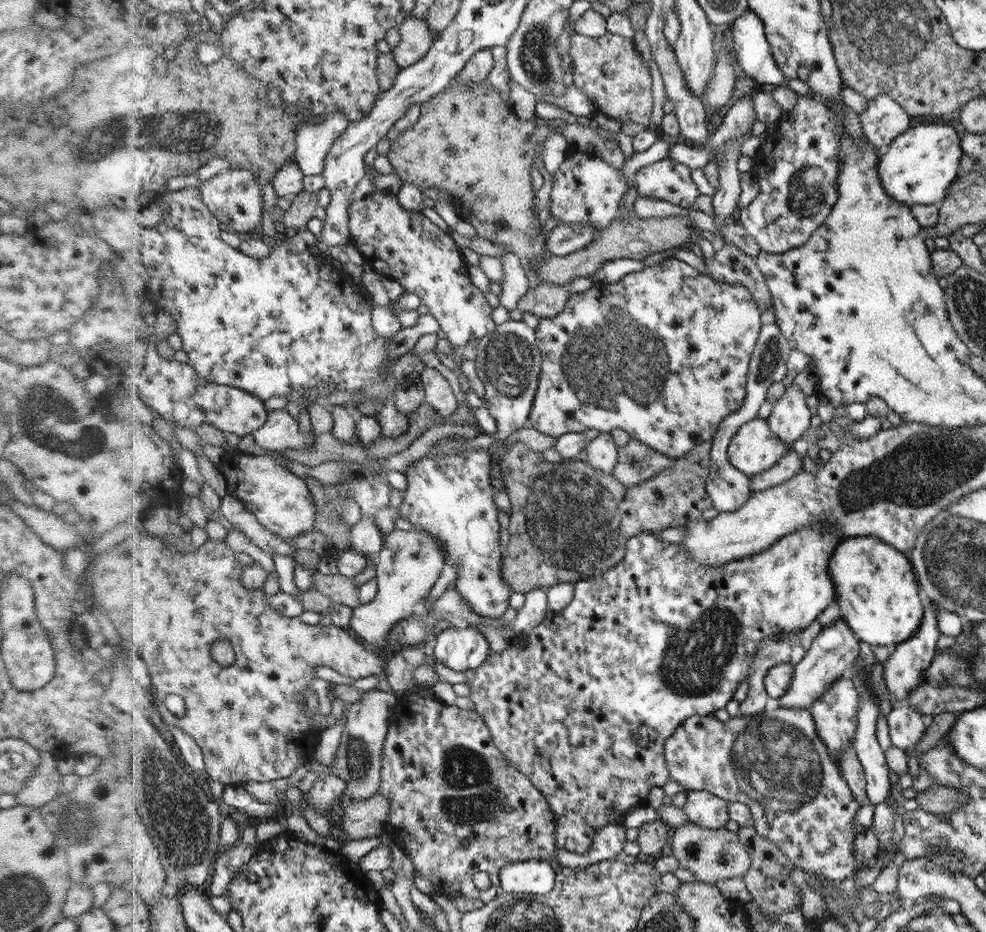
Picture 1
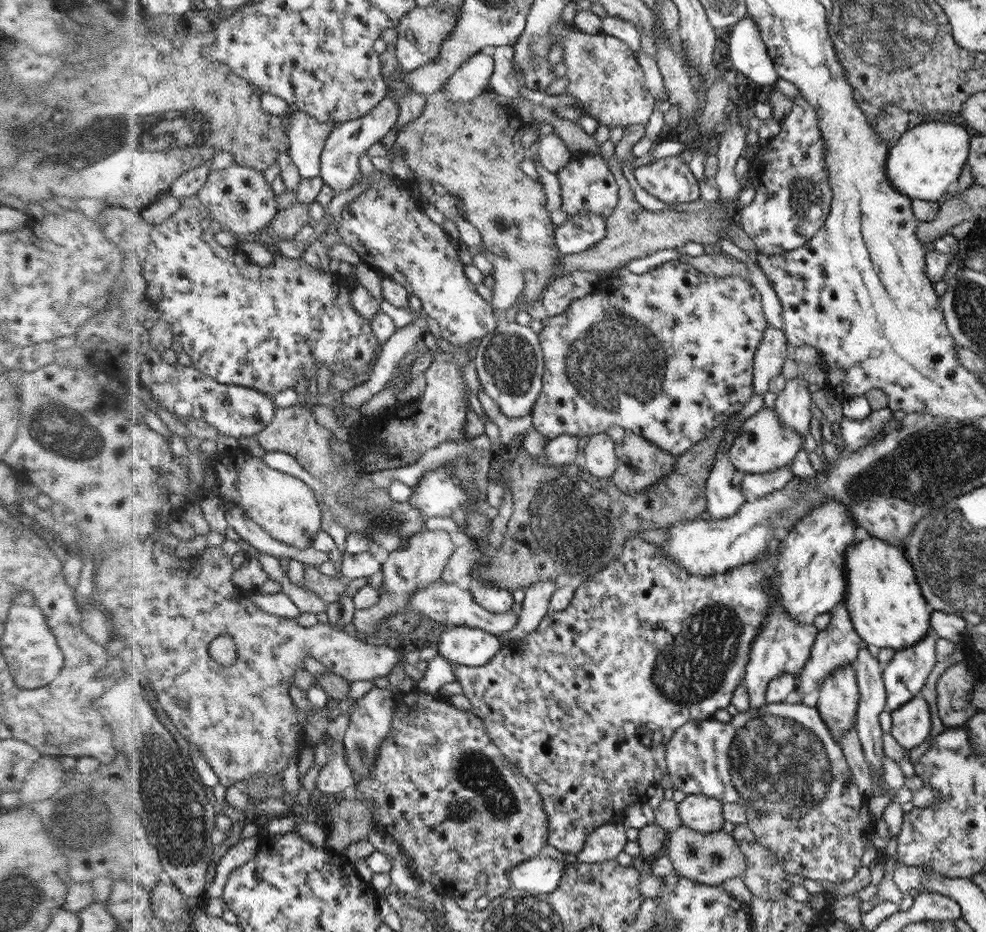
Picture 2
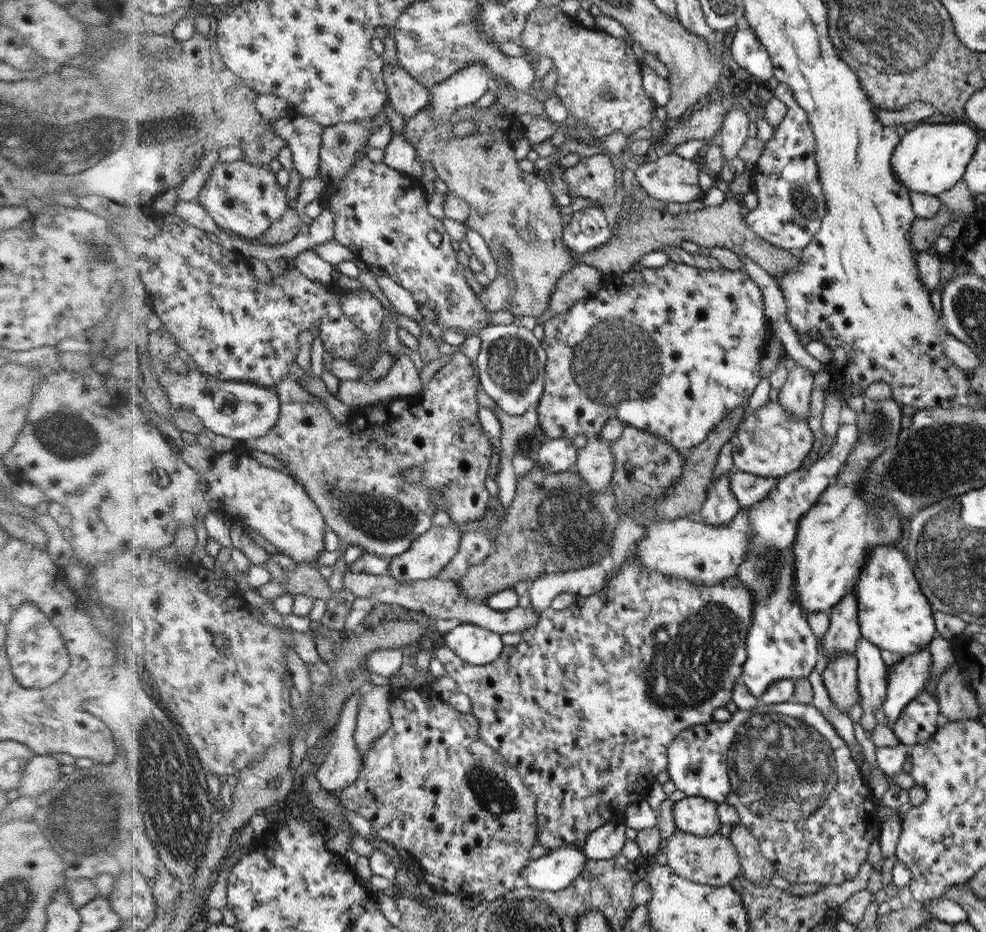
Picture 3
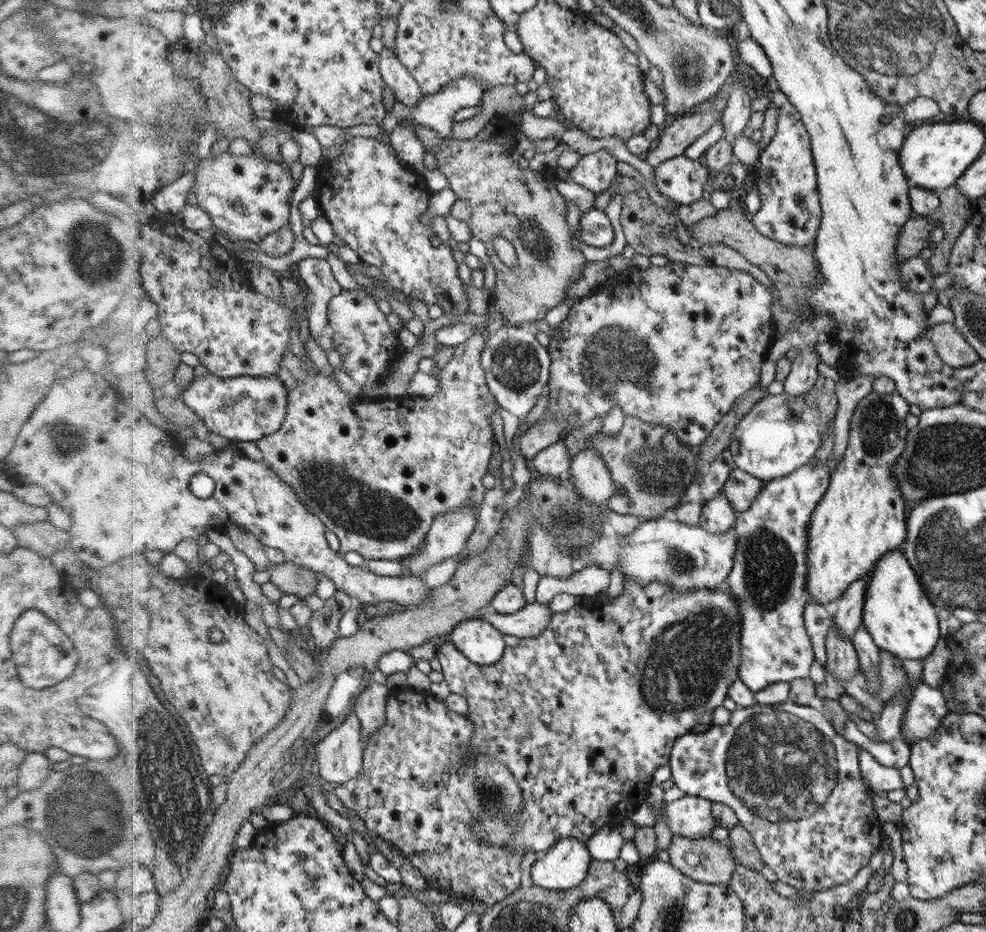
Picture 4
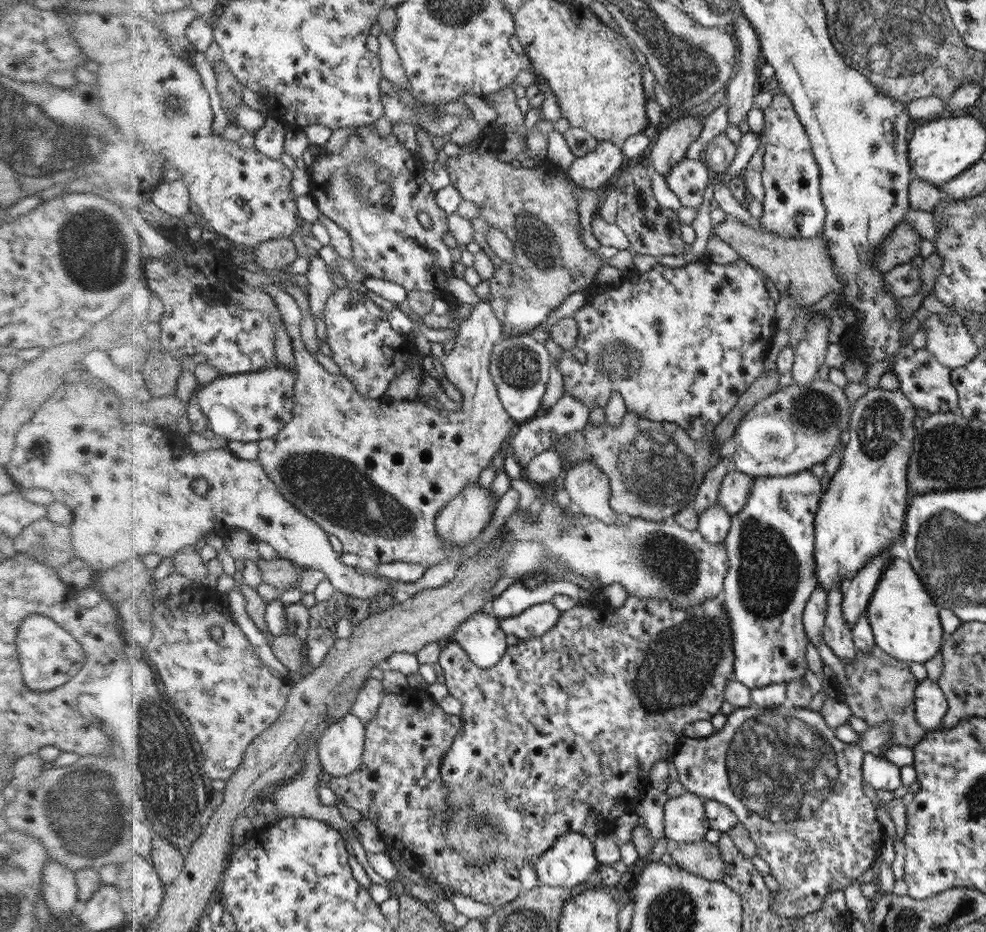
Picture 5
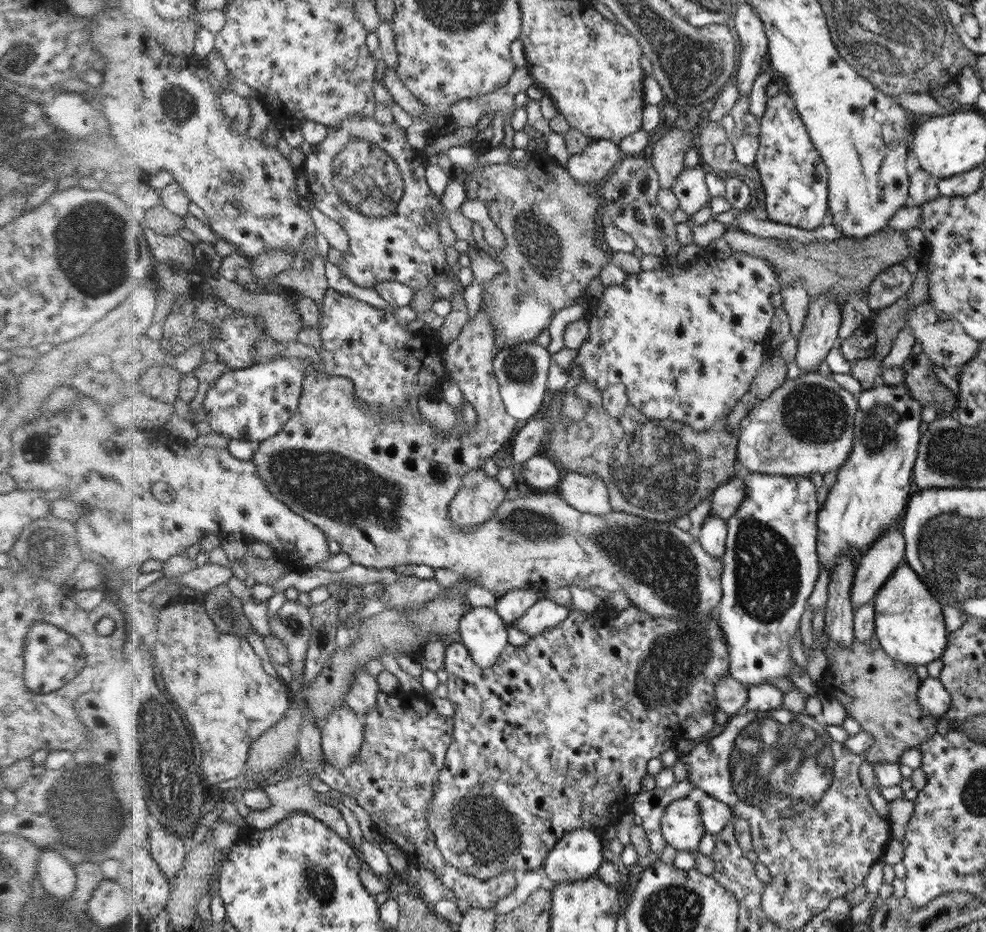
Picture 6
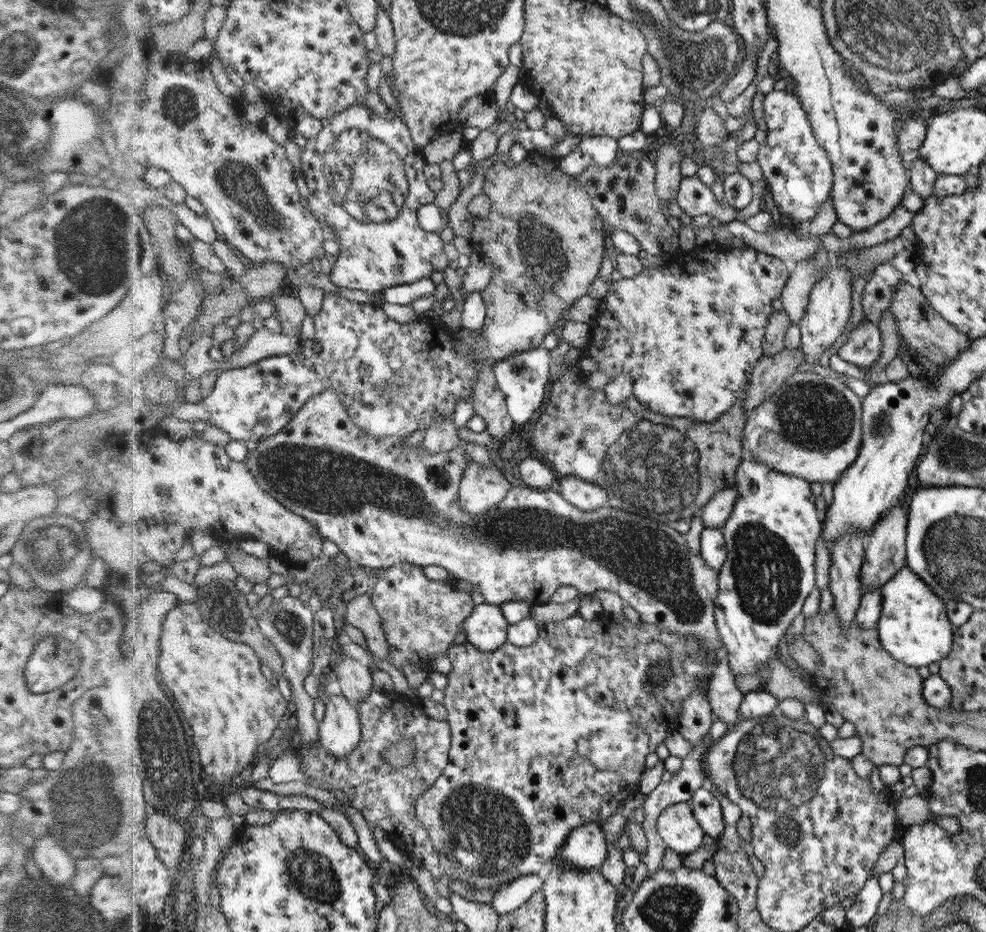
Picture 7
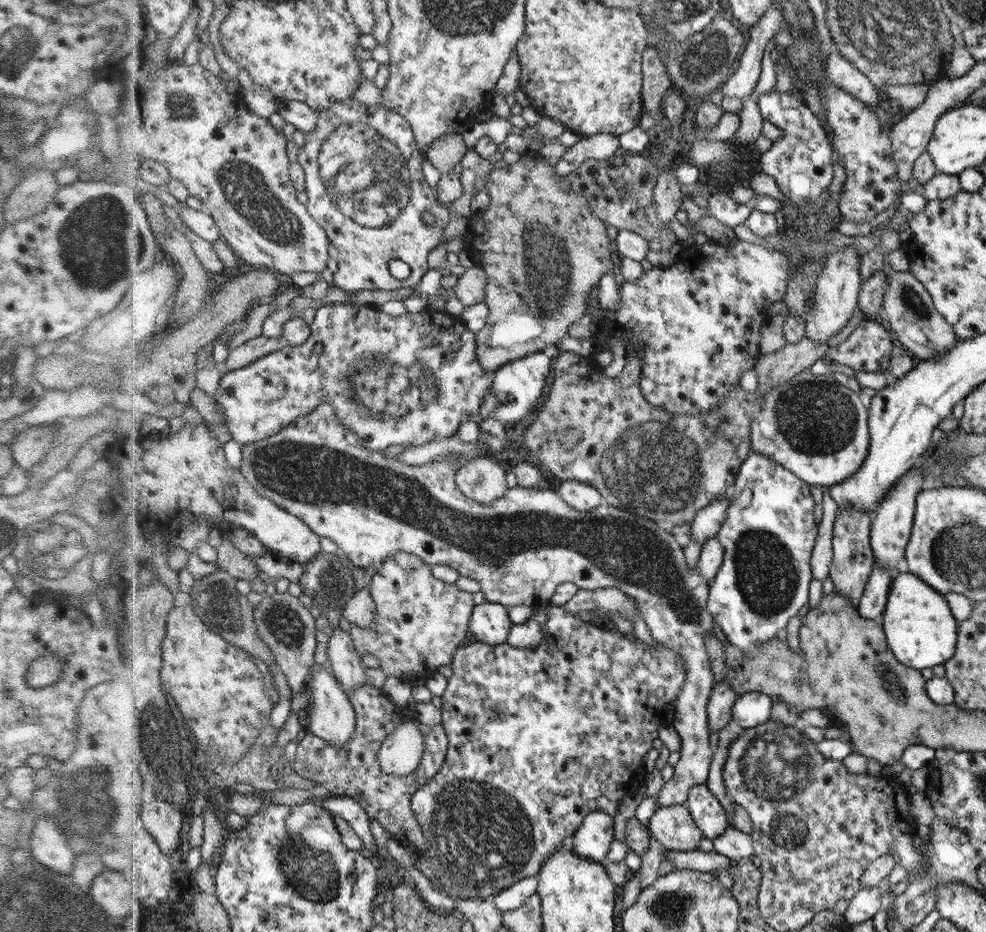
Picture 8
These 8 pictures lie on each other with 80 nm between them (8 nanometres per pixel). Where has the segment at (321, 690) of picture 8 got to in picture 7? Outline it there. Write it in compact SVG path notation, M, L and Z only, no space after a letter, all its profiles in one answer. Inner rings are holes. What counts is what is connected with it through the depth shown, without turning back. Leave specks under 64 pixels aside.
M326 693L323 700L326 709L320 725L322 748L335 758L347 760L363 742L362 712L343 693Z

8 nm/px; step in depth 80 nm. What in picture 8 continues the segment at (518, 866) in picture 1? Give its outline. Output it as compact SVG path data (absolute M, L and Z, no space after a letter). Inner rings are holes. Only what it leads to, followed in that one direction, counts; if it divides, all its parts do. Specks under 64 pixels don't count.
M594 812L588 814L569 843L582 859L600 863L615 841L615 816Z

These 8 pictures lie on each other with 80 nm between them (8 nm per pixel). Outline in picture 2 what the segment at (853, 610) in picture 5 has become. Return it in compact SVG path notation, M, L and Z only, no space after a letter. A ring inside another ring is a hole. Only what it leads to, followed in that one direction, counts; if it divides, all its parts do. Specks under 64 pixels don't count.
M845 601L837 605L831 615L832 620L830 624L824 630L819 631L818 638L816 638L812 648L811 660L807 662L806 669L796 677L796 691L797 694L801 696L797 702L803 702L803 699L806 698L808 694L817 692L824 682L825 677L830 676L837 668L845 664L854 663L860 649L868 646L862 638L860 638L856 630L854 630L849 612L845 607Z

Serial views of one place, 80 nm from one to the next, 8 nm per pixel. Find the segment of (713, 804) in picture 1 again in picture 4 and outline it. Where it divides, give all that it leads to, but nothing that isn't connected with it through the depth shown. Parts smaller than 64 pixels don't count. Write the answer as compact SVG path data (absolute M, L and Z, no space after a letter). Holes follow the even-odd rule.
M685 795L666 805L666 826L672 836L690 840L711 837L718 826L712 815L712 802L705 798Z

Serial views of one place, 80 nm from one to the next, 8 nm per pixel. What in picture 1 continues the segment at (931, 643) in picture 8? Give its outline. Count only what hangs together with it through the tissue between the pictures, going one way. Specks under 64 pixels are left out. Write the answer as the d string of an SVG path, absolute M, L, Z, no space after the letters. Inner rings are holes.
M872 535L846 536L832 551L829 570L832 572L832 583L836 584L835 600L839 604L842 619L866 649L873 646L889 646L892 649L898 643L914 637L916 629L922 625L925 606L922 606L921 596L918 596L918 584L912 567L896 547Z

